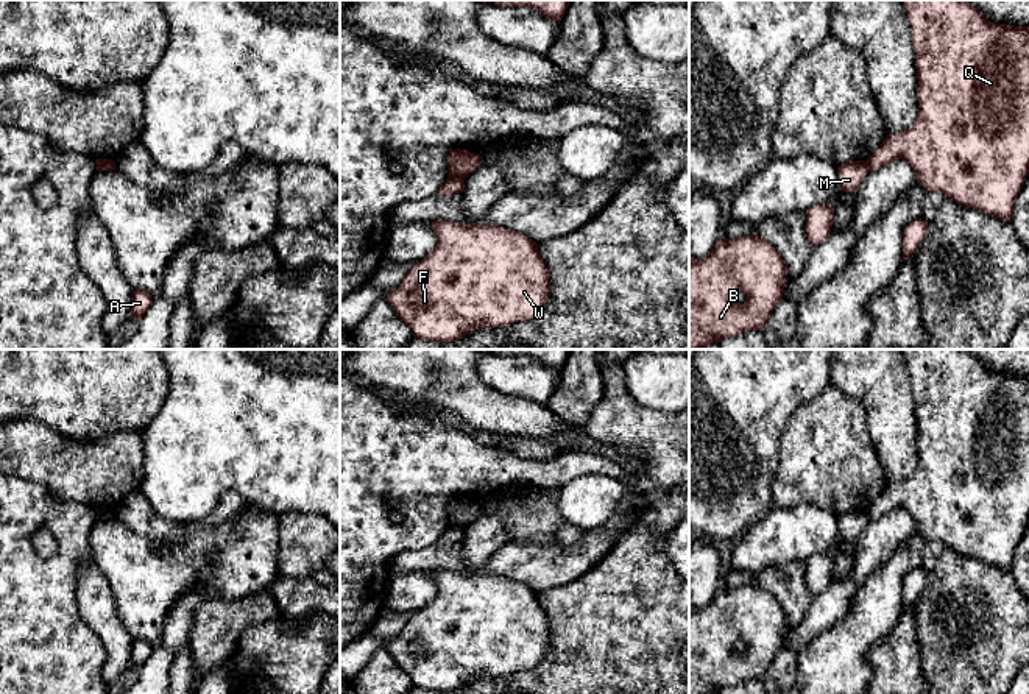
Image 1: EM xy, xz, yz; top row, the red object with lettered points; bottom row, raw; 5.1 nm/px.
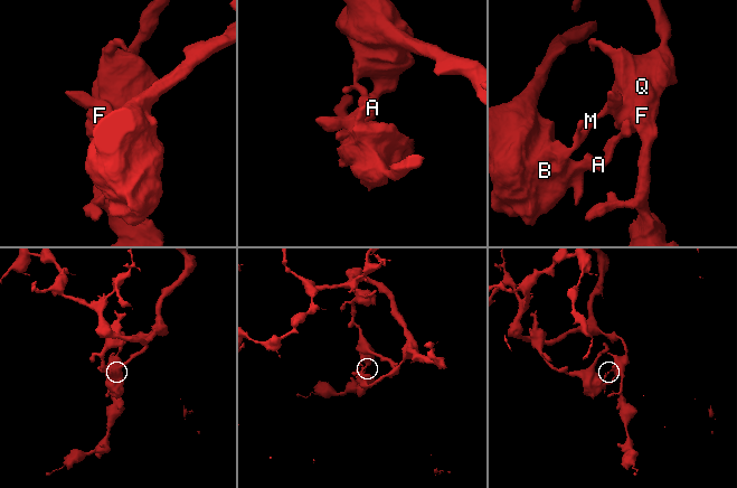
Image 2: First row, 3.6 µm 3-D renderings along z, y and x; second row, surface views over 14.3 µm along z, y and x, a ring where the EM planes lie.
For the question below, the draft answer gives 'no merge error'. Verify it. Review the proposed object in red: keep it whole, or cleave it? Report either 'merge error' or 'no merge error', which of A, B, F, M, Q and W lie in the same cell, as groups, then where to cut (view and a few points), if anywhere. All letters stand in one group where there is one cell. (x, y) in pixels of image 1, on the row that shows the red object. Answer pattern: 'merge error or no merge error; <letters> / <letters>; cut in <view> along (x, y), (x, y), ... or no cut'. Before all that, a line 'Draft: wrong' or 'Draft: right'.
Draft: wrong
merge error; A B M / F Q W; cut in xz along (448, 177), (463, 181)

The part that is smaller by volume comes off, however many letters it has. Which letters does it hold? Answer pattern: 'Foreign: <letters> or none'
Foreign: A, B, M

